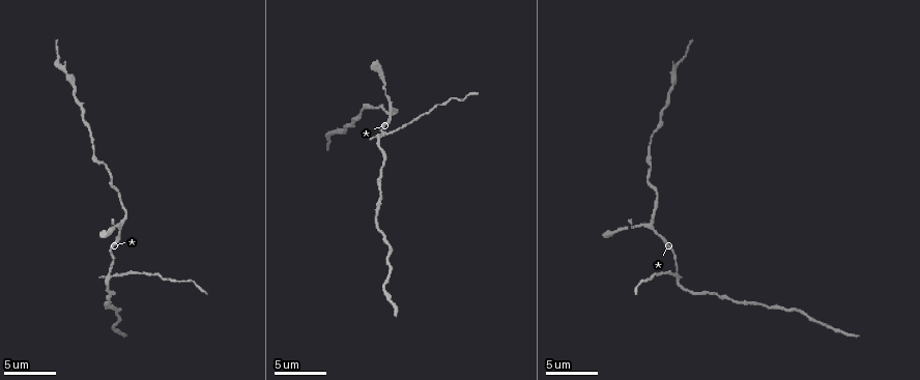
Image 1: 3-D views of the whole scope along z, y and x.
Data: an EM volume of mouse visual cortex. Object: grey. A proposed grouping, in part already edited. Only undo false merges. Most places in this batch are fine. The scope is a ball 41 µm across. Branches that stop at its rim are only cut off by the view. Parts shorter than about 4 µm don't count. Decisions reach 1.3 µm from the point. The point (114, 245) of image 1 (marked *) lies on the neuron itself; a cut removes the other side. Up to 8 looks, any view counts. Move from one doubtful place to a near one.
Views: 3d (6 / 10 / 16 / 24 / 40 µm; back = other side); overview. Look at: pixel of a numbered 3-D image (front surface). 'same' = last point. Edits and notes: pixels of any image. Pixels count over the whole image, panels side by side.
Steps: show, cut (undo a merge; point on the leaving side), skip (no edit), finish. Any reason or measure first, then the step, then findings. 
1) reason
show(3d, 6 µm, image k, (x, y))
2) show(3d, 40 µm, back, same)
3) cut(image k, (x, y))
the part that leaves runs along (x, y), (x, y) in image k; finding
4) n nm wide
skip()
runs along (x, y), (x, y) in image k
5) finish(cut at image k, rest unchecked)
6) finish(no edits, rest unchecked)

thick turns thin
show(3d, 6 µm, image 1, (95, 156))

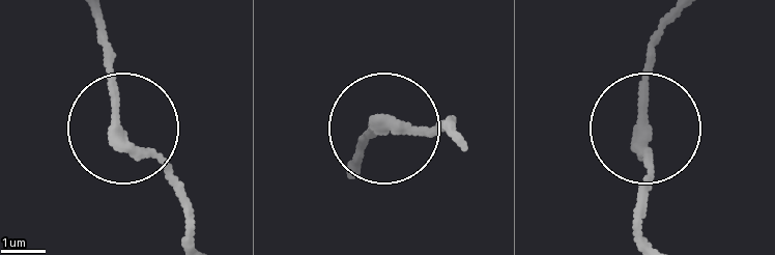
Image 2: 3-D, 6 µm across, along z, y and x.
skip()
runs along (194, 242), (187, 197), (116, 118), (102, 22) in image 2; all the same neuron

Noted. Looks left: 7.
a fork
show(3d, 16 µm, image 1, (389, 105))

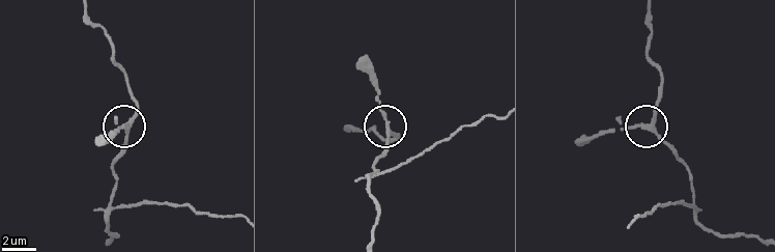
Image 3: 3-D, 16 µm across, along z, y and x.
220 nm wide
skip()
runs along (679, 157), (647, 127), (602, 130) in image 3; one neuron here

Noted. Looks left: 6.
show(3d, 10 µm, image 1, (386, 135))

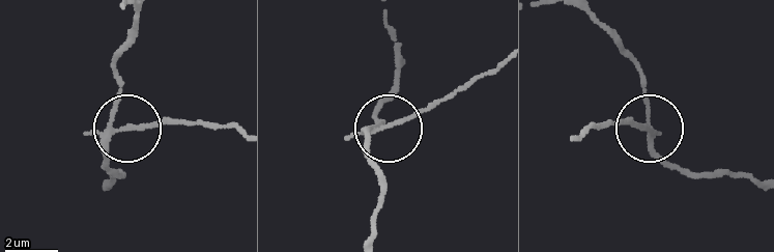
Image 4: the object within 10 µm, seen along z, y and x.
show(3d, 6 µm, image 4, (649, 127))

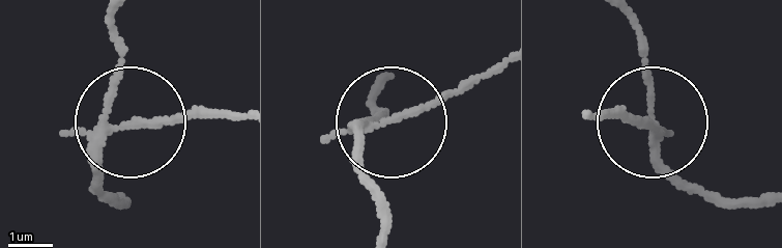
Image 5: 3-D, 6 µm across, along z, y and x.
cut(image 5, (161, 121))
the part that leaves runs along (106, 130), (236, 119) in image 5; two neurons meet here

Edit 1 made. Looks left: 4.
see it whole again
show(overview)

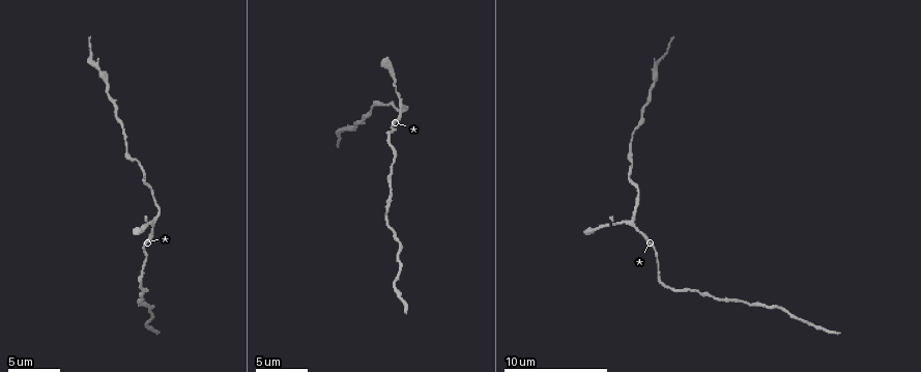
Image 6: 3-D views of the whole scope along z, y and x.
a narrow waist
show(3d, 10 µm, image 6, (714, 298))

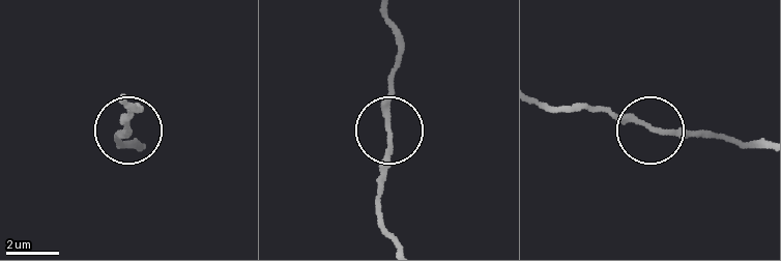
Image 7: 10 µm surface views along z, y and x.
190 nm wide
skip()
runs along (538, 102), (611, 112), (658, 133), (723, 133) in image 7; one neuron here

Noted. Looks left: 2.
finish(cut at image 5, rest unchecked)

